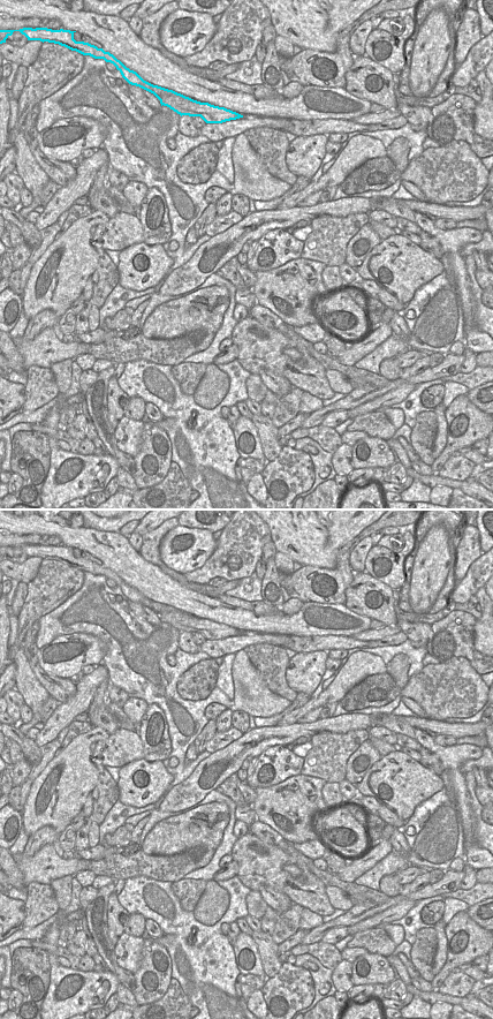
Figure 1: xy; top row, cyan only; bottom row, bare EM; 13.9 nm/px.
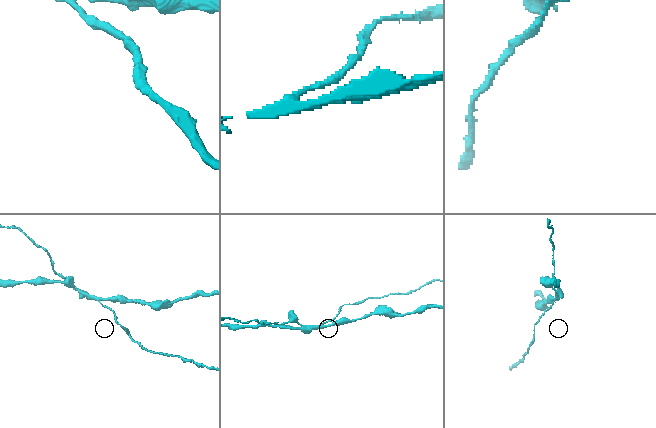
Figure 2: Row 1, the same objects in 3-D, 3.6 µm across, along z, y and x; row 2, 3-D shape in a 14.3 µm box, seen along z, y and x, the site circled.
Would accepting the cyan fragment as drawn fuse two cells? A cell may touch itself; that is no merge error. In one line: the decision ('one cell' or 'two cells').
two cells

